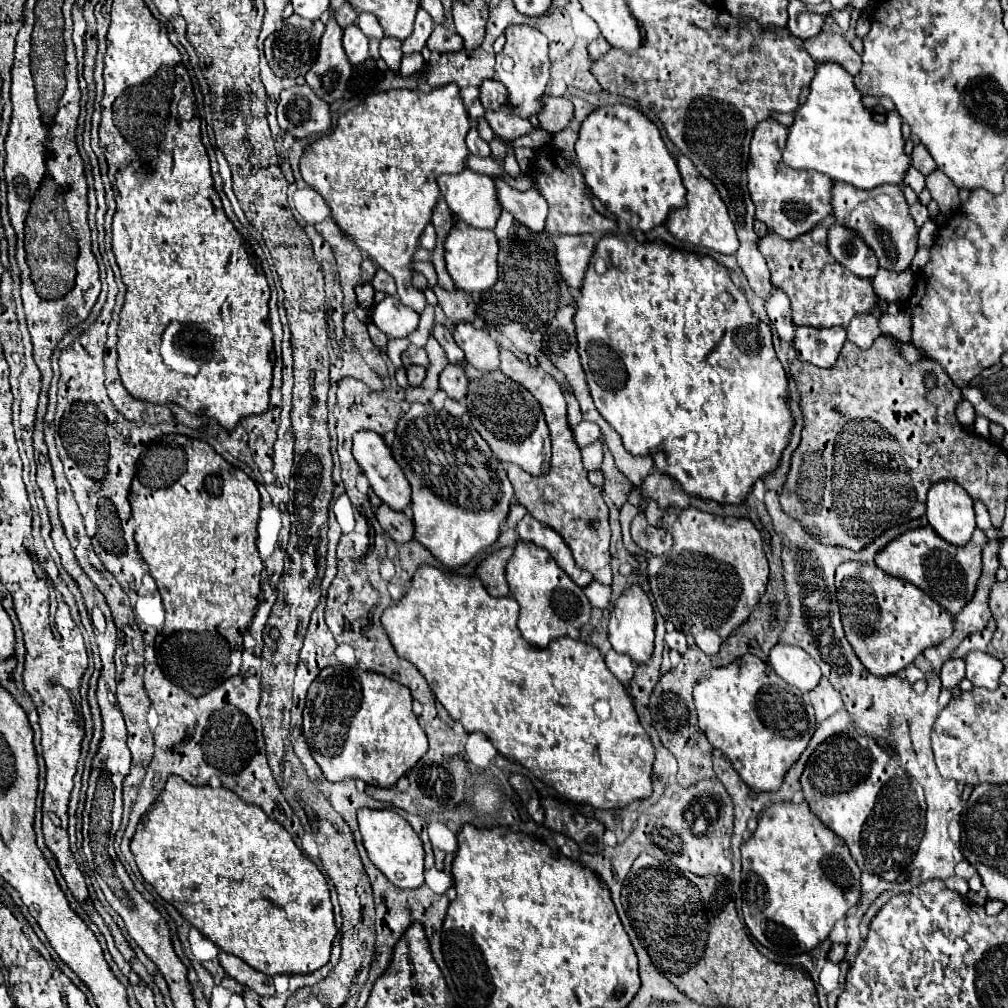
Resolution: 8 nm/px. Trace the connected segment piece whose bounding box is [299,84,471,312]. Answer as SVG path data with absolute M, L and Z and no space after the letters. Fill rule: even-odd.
M445 84L429 94L411 90L389 90L369 96L361 106L343 114L333 132L311 142L303 150L299 162L303 180L323 196L323 200L331 208L335 224L363 252L367 252L379 268L395 278L399 300L415 312L423 312L427 302L423 292L417 292L411 284L409 262L419 244L419 236L425 224L431 220L431 210L439 198L437 178L441 174L457 174L465 170L465 160L469 156L465 136L469 128L471 122L459 96L459 88L455 84Z

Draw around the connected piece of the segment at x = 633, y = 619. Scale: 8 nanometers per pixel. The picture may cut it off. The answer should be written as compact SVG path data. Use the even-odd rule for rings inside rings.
M631 586L619 596L609 616L609 642L615 652L627 654L637 664L645 664L653 652L653 638L655 638L655 616L651 602L639 586Z

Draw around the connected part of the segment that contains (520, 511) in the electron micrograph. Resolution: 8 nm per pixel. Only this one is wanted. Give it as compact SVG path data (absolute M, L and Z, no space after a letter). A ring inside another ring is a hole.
M513 502L513 504L511 504L511 512L509 512L509 516L507 516L507 524L509 524L509 528L515 528L517 522L519 522L525 514L527 514L527 510L525 510L521 504Z

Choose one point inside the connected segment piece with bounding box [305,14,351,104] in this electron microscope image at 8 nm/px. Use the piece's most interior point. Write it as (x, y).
(328, 76)

